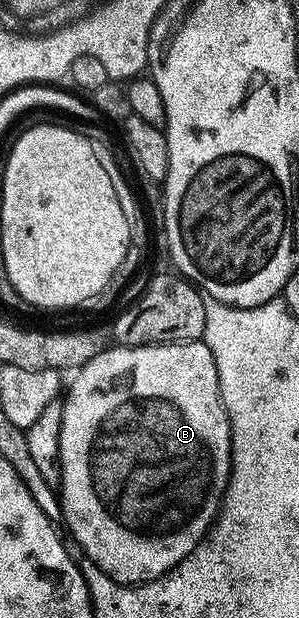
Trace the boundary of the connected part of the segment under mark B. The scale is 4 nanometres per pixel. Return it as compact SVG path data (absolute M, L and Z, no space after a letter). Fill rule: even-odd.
M200 340L187 344L147 344L137 348L123 346L105 347L96 357L90 358L73 375L72 385L67 385L63 397L62 438L60 439L60 469L62 482L58 489L60 505L64 511L63 523L72 531L71 539L80 545L83 555L93 560L108 577L119 584L148 584L165 576L182 558L186 558L208 534L221 504L224 491L232 477L232 424L220 397L218 370L210 350Z

